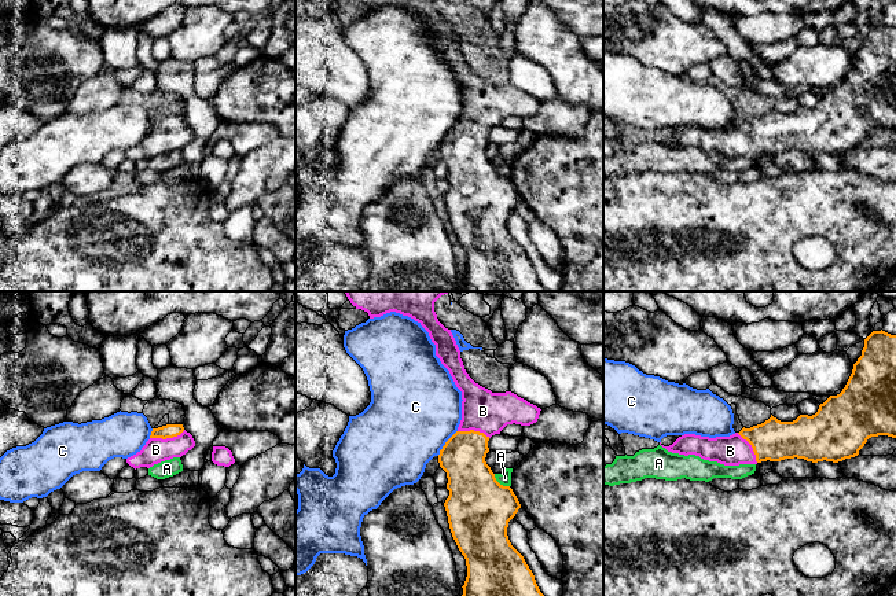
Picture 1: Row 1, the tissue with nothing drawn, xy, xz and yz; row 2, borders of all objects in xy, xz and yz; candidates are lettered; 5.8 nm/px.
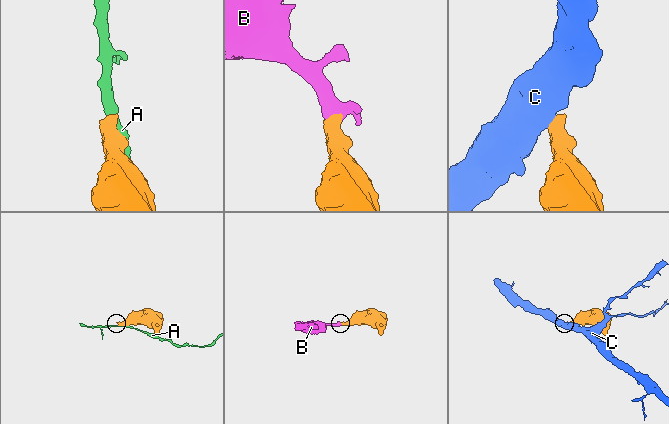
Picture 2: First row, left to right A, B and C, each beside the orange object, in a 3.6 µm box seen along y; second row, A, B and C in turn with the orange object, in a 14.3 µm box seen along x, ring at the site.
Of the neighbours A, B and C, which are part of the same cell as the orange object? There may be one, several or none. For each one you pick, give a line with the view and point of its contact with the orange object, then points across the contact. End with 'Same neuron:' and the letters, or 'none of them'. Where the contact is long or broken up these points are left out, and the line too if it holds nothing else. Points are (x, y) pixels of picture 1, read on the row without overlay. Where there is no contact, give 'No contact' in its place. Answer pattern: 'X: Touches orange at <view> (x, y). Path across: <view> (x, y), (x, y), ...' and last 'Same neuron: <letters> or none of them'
B: Touches orange at xy (166, 129). Path across: xy (169, 122), (166, 129), (155, 142)
Same neuron: B

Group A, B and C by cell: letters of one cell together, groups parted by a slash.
A / B / C

